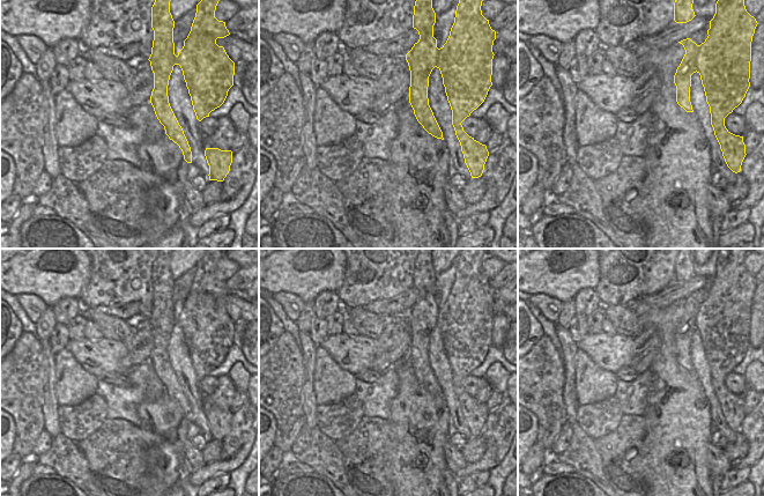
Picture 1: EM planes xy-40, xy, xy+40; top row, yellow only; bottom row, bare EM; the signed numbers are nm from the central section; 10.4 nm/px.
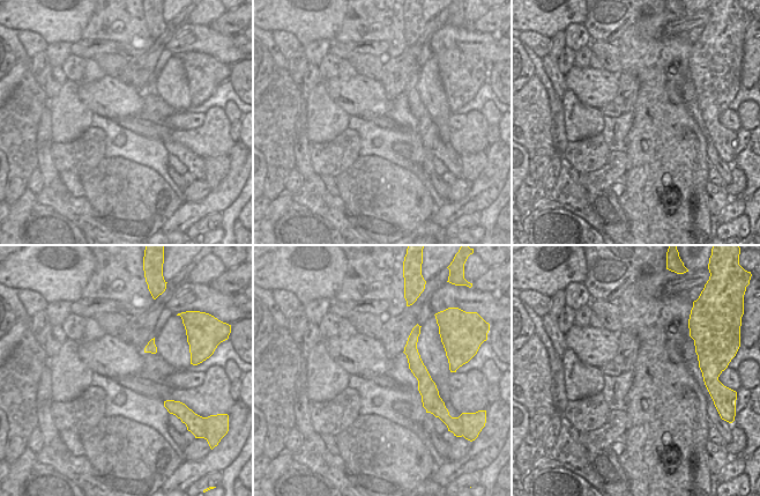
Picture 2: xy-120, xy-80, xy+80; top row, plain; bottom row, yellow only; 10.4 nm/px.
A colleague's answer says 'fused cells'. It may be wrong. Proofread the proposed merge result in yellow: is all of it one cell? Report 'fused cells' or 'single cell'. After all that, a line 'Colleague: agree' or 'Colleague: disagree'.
single cell
Colleague: disagree

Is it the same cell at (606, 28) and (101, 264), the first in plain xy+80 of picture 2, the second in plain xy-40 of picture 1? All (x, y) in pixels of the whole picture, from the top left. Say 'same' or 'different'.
same

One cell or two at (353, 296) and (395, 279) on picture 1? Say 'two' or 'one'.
one

